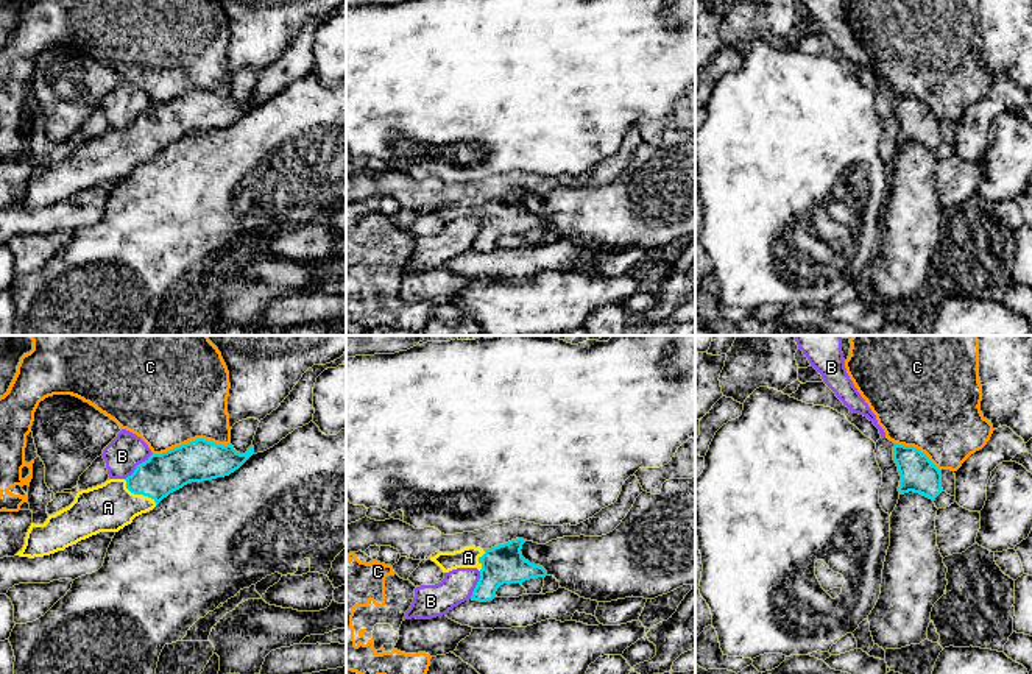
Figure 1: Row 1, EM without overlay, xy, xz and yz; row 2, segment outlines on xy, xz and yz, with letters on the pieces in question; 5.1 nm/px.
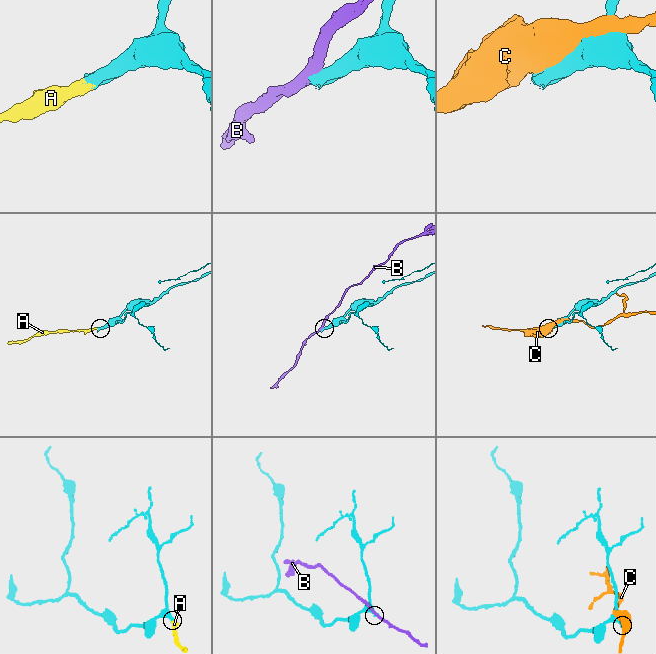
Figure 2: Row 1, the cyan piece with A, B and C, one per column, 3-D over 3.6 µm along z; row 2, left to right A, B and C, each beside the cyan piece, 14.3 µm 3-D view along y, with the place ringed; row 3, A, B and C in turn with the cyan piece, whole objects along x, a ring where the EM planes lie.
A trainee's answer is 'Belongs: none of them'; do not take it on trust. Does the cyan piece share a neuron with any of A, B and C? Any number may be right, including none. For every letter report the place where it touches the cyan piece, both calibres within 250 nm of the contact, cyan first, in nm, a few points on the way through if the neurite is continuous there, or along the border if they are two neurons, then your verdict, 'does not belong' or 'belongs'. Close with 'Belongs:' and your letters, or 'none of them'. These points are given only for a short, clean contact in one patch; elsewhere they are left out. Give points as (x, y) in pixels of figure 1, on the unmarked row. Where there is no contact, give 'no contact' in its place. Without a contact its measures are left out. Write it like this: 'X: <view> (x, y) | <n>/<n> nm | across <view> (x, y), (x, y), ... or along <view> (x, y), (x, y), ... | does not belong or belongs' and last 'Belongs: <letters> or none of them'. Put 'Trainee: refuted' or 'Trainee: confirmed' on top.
Trainee: refuted
A: xy (137, 144) | 220/260 nm | across xy (161, 125), (137, 144), (108, 158) | belongs
B: xy (137, 116) | 220/180 nm | along xy (151, 103), (125, 130) | does not belong
C: xy (192, 91) | 220/500 nm | does not belong
Belongs: A

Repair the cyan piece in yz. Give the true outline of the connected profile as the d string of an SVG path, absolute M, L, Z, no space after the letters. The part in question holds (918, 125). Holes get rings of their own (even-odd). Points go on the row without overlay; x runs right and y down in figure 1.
M895 94L893 111L901 126L899 145L914 142L934 151L943 142L940 120L920 100Z

